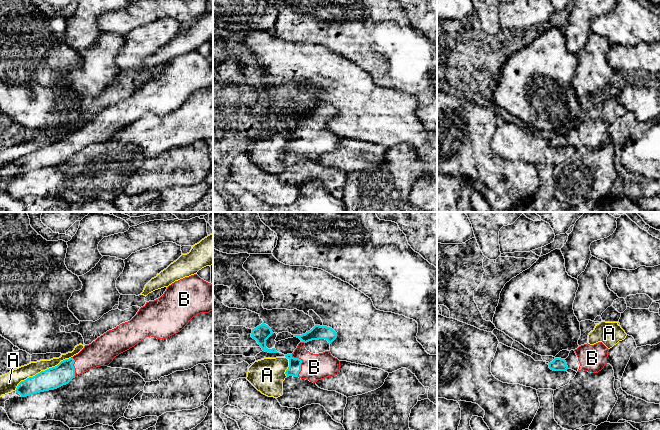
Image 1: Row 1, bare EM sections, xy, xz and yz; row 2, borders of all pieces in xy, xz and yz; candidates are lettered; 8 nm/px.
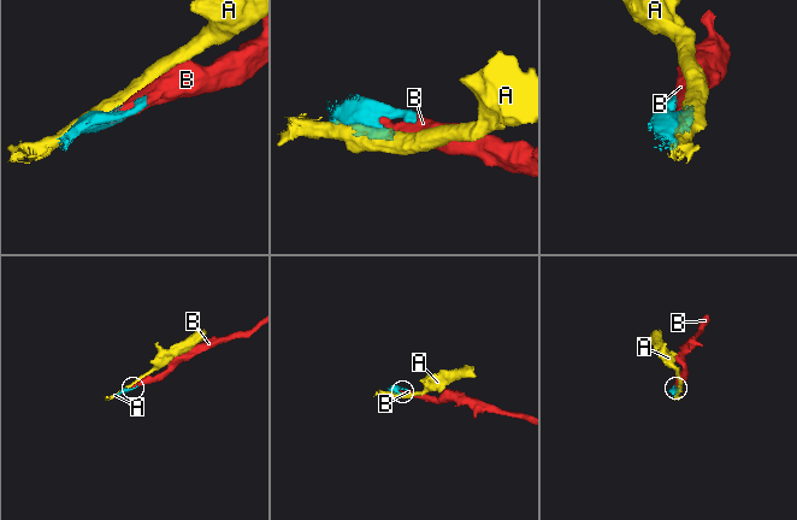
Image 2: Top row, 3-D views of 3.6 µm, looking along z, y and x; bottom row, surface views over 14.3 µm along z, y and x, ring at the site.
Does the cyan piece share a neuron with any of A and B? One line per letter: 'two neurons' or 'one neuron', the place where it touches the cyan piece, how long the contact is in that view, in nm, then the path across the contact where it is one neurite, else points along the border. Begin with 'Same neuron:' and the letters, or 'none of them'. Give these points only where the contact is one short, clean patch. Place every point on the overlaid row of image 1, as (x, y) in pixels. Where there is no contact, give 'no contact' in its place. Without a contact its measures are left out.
Same neuron: B
A: two neurons; contact xy (41, 371); length 500 nm
B: one neuron; contact xz (301, 362); length 190 nm

